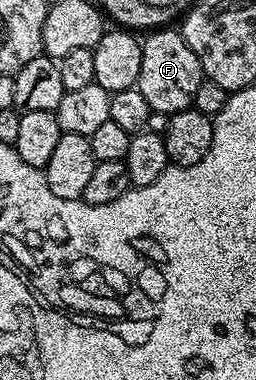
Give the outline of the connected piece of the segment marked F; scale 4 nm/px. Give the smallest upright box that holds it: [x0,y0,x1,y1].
[138,29,203,116]

